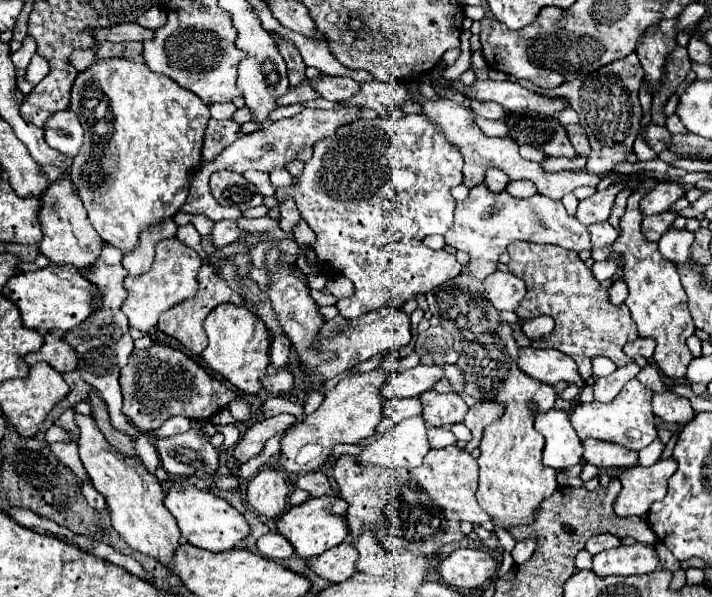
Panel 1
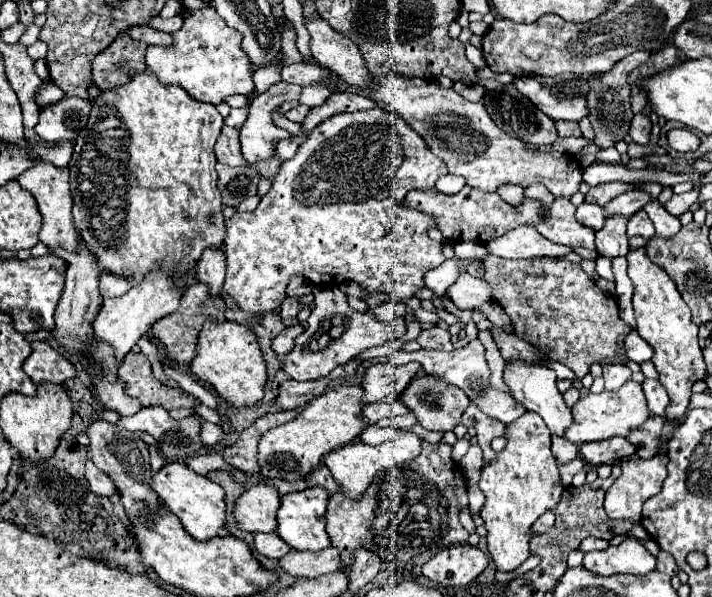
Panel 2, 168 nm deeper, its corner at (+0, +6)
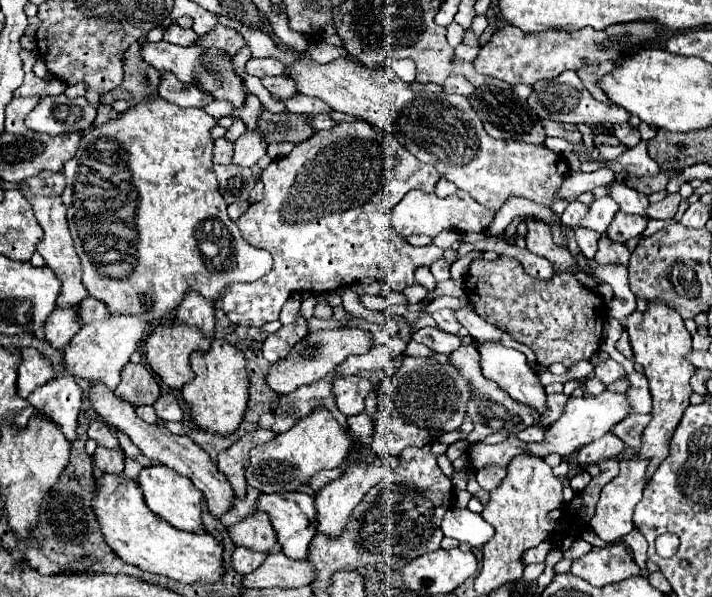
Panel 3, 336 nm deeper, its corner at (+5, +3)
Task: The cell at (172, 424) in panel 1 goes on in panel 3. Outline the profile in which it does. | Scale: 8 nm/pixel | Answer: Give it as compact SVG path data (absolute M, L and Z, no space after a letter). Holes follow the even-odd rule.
M165 394L155 402L155 412L159 418L163 420L171 420L171 422L181 422L185 418L185 412L179 404L179 400L173 394Z

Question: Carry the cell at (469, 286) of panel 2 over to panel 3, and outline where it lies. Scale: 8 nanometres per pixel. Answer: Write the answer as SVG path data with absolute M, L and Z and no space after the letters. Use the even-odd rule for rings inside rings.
M449 308L433 312L433 318L435 318L437 326L443 328L443 330L447 330L449 334L457 334L459 328L461 328L459 322L457 322L457 318L455 318L455 314L453 314L453 310L449 310Z

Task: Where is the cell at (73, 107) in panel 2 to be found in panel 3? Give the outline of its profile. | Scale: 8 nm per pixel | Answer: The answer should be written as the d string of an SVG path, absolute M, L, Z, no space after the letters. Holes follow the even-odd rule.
M45 96L37 108L33 108L25 124L33 132L43 132L51 136L67 134L67 132L83 132L87 130L97 116L97 110L87 104L85 98L67 98L61 96Z

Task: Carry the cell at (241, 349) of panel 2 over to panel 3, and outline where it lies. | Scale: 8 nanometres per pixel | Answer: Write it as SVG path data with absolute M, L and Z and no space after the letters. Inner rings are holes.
M219 338L213 340L207 352L195 352L191 356L191 370L195 372L195 378L181 388L181 394L191 406L195 424L199 428L211 430L215 434L231 434L239 428L249 402L249 374L245 366L247 360L243 352Z

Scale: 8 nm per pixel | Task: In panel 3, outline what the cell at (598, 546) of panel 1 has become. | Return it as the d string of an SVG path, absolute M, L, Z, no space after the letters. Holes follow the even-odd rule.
M577 538L577 540L571 544L571 548L563 552L563 558L569 558L569 560L577 560L577 558L581 558L583 554L587 554L591 548L593 548L593 546L591 546L589 542L585 542L583 538Z

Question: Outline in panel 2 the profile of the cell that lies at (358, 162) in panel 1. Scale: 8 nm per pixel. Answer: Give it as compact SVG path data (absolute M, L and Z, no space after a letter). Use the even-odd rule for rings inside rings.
M374 107L374 109L366 109L366 111L354 111L354 113L340 113L340 115L328 117L316 129L310 131L308 139L298 147L296 155L280 165L280 169L276 173L276 179L274 179L274 185L262 197L260 205L254 211L250 211L250 213L238 211L238 213L234 213L228 219L228 235L226 235L226 241L224 241L228 271L226 271L224 291L234 299L234 303L244 313L272 313L272 311L278 311L278 307L282 305L282 301L286 297L286 287L288 287L292 275L302 275L312 285L340 285L344 281L356 281L368 293L382 293L382 291L390 293L394 301L412 297L418 289L424 287L422 275L426 271L442 265L446 257L442 255L442 243L434 243L426 235L426 231L430 227L434 227L432 219L428 215L420 215L418 211L406 209L402 203L404 203L404 197L406 197L408 191L412 191L412 189L432 189L434 183L436 183L436 179L442 177L442 175L446 175L446 173L448 173L446 165L440 163L440 159L436 159L432 155L432 151L428 151L424 139L420 139L420 135L416 135L416 131L412 131L412 127L408 127L408 123L404 123L396 115L384 111L382 107Z

